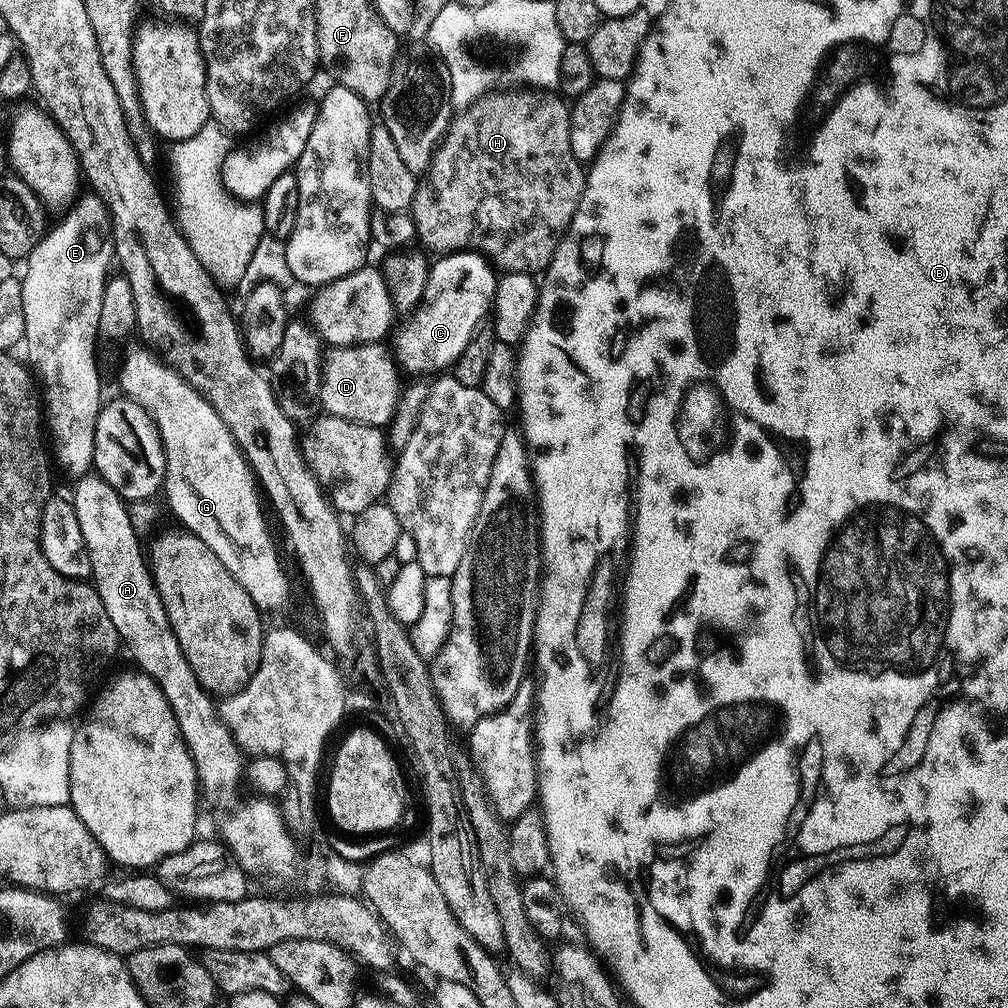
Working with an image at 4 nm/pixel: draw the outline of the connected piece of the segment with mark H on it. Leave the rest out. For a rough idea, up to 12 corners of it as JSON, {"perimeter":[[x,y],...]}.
{"perimeter":[[570,108],[461,111],[410,215],[435,254],[547,269],[584,193]]}

